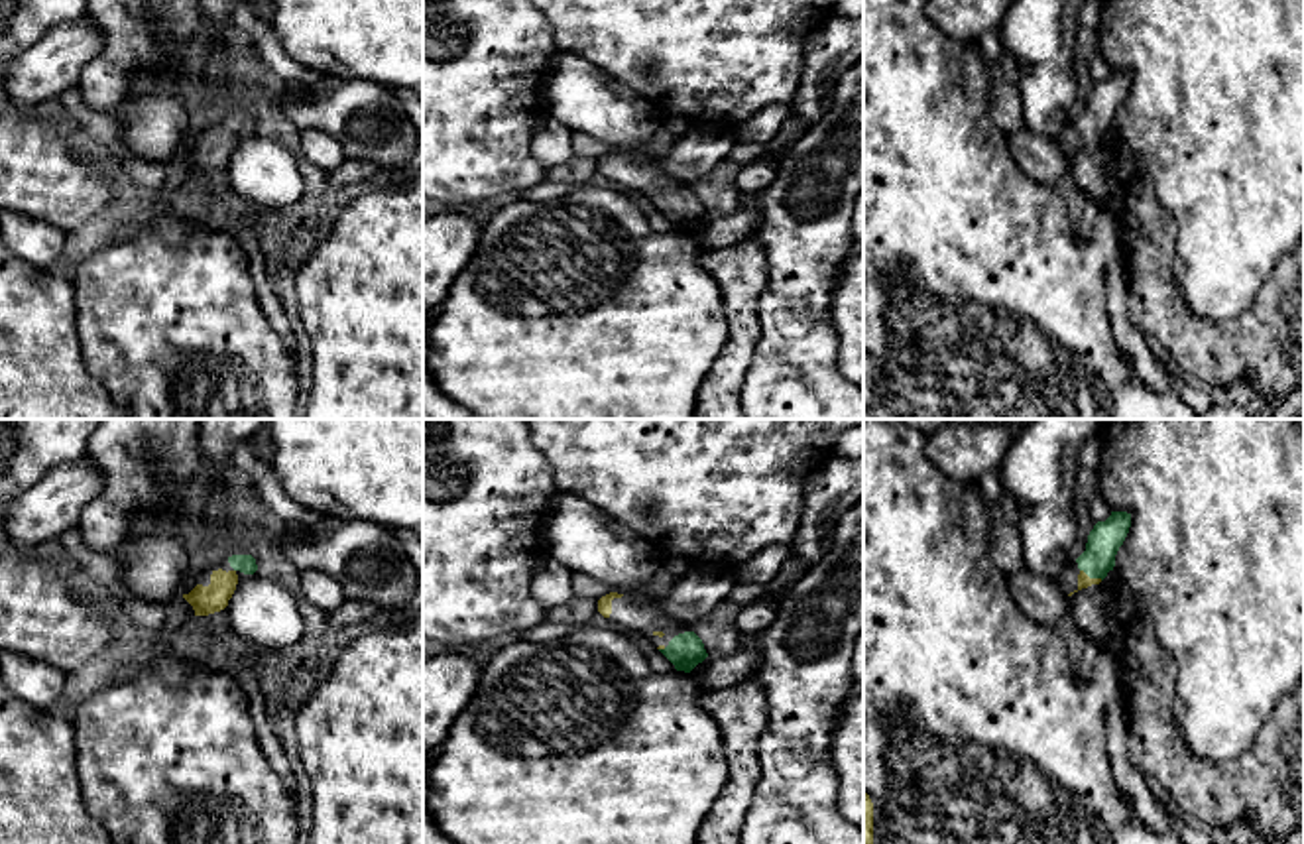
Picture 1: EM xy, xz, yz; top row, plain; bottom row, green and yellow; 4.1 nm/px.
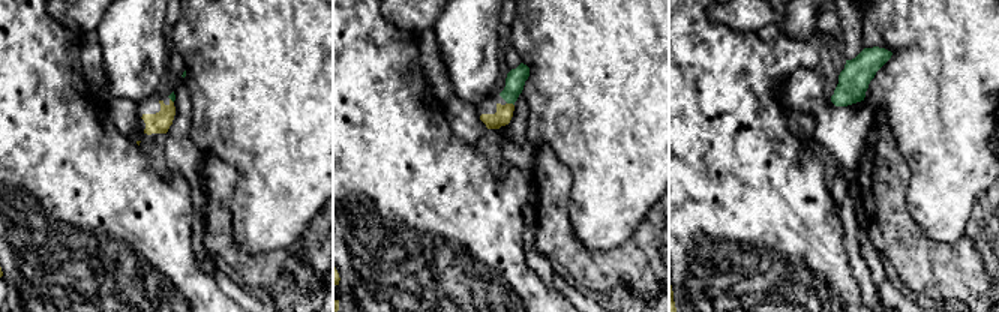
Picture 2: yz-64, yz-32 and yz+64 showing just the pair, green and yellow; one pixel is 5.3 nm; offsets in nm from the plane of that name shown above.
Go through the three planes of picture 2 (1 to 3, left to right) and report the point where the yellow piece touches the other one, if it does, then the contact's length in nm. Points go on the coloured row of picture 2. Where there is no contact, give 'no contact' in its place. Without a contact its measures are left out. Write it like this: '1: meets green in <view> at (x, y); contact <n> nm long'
1: meets green in yz-64 at (171, 99); contact 40 nm long
2: meets green in yz-32 at (510, 102); contact 40 nm long
3: no contact

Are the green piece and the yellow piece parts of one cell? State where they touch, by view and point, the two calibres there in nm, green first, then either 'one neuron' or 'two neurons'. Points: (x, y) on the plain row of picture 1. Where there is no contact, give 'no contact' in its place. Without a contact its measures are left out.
yz (1092, 136) | 140/60 nm | one neuron

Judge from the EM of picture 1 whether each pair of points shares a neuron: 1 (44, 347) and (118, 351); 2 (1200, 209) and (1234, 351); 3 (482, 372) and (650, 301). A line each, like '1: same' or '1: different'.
1: different
2: different
3: same

